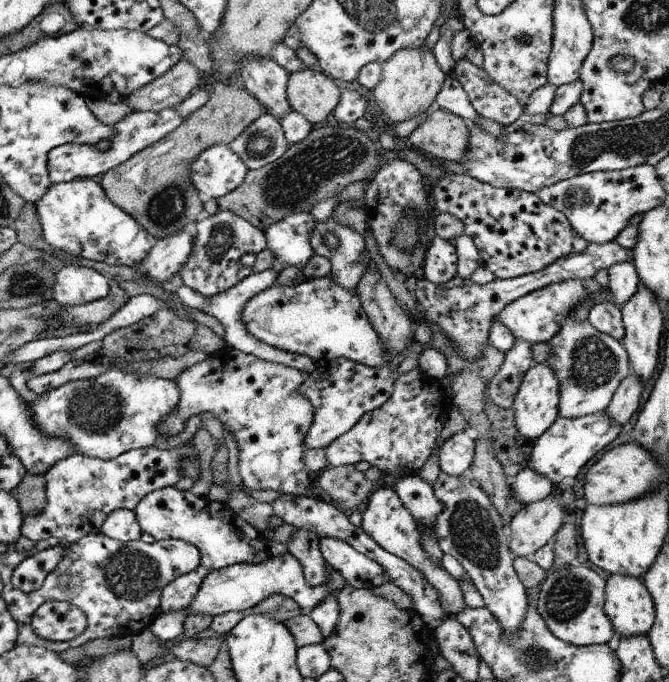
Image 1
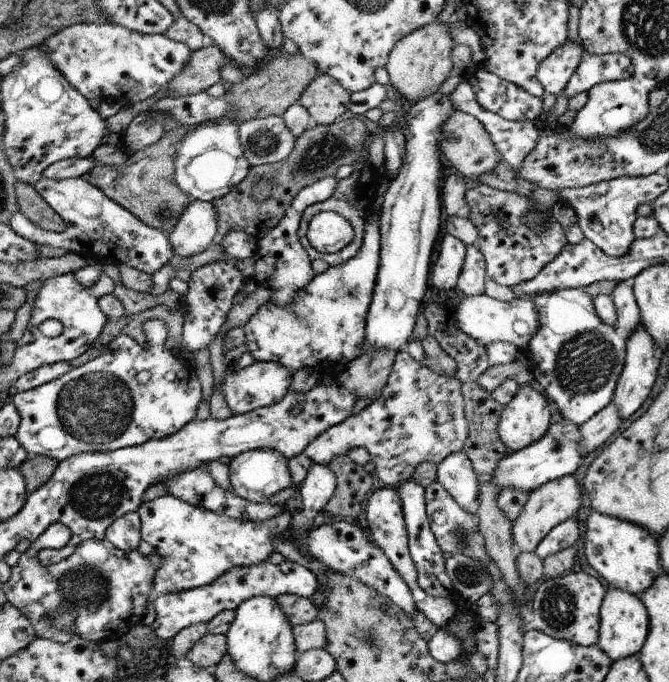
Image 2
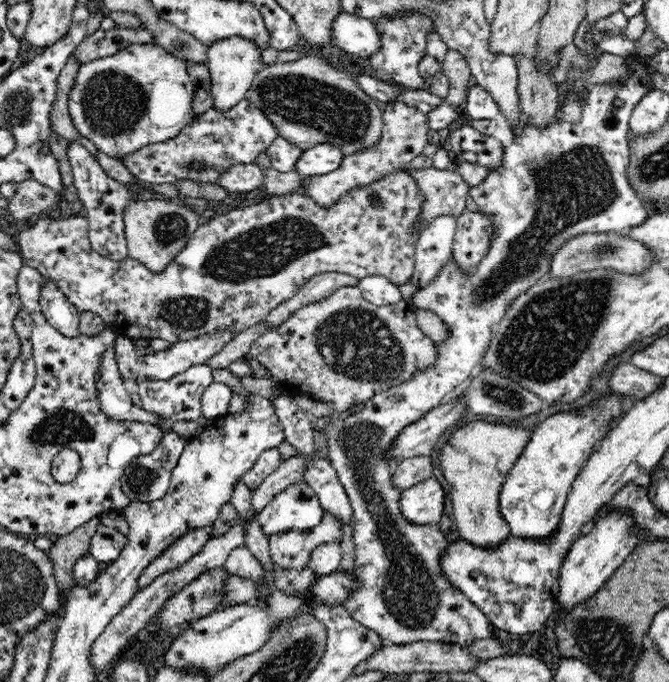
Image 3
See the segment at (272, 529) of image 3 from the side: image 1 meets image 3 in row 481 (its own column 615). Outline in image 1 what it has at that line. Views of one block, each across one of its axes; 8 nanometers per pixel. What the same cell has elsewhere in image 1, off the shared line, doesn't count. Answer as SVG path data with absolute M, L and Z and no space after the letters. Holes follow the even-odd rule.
M574 278L574 280L548 284L522 298L518 298L512 304L508 304L502 312L493 315L493 318L496 318L500 324L504 324L512 332L515 339L526 340L533 345L537 342L549 342L558 334L558 330L562 328L566 317L574 314L577 306L588 301L592 303L592 307L596 304L602 304L602 302L610 302L610 304L616 305L609 286L601 287L595 278L588 278L588 280L586 278L584 280Z

